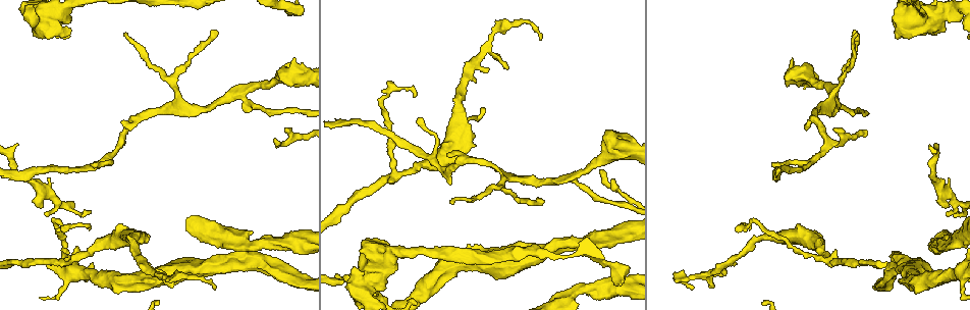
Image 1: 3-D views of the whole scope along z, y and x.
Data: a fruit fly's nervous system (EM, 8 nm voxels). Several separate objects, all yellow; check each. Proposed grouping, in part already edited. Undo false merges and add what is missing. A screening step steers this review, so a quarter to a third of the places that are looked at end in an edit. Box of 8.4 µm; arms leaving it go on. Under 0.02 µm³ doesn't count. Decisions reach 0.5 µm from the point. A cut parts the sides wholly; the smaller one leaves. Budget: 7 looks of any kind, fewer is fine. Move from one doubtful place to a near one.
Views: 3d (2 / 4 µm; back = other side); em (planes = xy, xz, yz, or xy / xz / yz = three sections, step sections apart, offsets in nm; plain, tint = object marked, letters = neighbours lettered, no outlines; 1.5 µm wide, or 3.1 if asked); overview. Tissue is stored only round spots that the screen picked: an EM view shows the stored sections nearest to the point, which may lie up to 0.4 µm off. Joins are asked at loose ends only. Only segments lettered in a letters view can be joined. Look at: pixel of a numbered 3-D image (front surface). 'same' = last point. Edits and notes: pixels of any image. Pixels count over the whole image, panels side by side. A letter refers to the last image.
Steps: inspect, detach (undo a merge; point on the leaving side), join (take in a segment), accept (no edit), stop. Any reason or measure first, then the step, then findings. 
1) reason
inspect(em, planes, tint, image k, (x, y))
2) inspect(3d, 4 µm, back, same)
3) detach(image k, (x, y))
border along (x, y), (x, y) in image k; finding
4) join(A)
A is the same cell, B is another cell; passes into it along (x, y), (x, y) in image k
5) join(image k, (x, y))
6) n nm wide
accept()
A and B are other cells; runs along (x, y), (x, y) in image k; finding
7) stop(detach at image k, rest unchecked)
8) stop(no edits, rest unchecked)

free end
inspect(em, yz, step 8, letters, image 1, (489, 69))

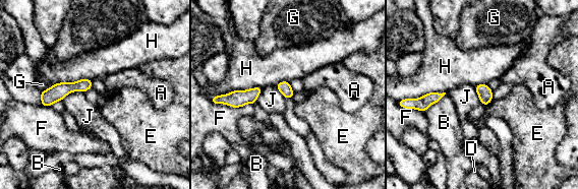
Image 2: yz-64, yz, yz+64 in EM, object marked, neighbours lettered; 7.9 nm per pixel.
accept()
A, B, D, E, F, G, H and J are other cells; border along (492, 100), (485, 105) in image 2; no lettered segment goes on from it

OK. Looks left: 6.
free end
inspect(em, planes, letters, image 1, (538, 200))

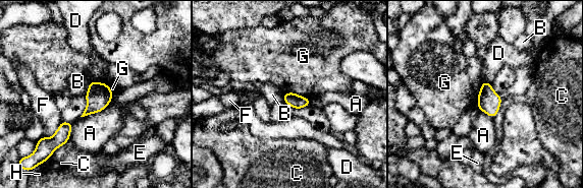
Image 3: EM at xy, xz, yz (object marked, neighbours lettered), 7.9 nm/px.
accept()
A, B, C, D, E, F, G and H are other cells; no lettered segment goes on from it

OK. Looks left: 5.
stop(no edits, rest unchecked)

